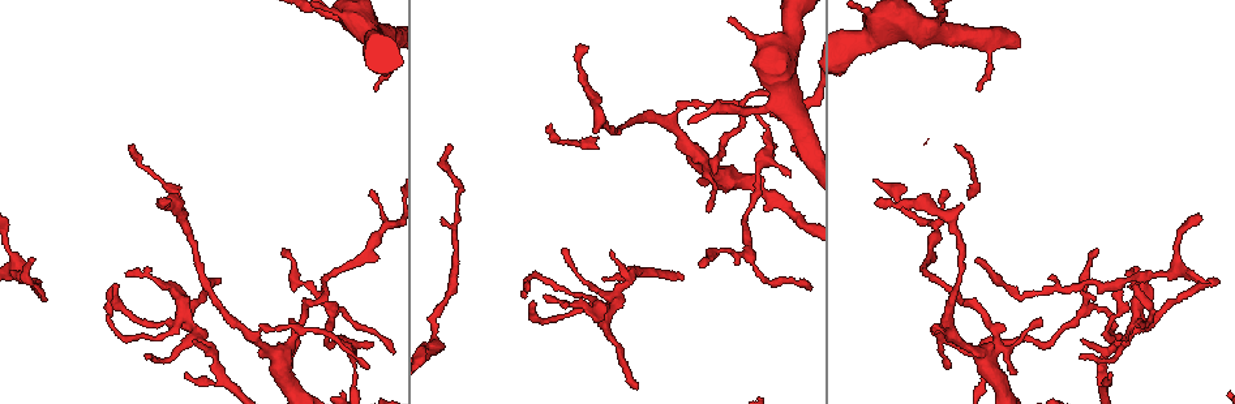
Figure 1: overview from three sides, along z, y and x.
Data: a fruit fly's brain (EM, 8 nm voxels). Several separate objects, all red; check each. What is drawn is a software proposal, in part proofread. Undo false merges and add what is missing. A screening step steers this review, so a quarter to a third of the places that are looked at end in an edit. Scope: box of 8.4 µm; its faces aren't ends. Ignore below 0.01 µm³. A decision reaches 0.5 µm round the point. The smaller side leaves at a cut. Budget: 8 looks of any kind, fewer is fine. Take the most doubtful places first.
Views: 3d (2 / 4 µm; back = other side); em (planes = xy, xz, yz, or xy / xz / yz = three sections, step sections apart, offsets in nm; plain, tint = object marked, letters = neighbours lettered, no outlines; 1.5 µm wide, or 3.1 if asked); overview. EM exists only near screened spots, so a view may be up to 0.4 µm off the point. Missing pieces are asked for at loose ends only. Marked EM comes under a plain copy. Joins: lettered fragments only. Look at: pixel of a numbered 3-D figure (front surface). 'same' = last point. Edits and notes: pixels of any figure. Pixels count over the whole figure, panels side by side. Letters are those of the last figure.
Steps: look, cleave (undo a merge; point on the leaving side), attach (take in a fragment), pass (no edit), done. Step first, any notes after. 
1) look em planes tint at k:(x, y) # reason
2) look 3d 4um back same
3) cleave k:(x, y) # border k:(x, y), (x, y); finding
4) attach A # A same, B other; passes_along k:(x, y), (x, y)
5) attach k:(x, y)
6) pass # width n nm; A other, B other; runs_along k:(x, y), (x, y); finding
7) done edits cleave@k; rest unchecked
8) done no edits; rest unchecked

look 3d 4um at 1:(606, 314) # calibre changes

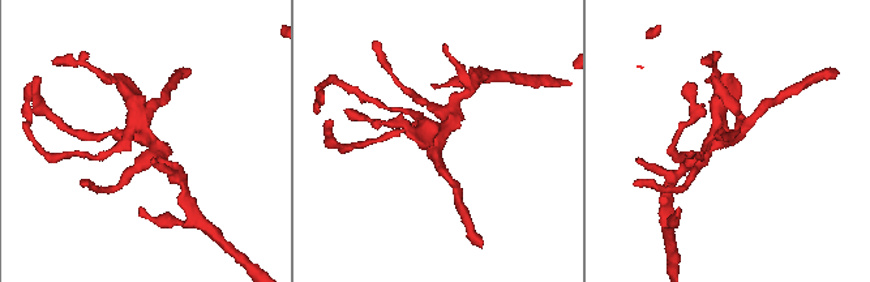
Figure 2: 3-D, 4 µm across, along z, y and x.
look em planes tint at 2:(140, 134) # now the EM

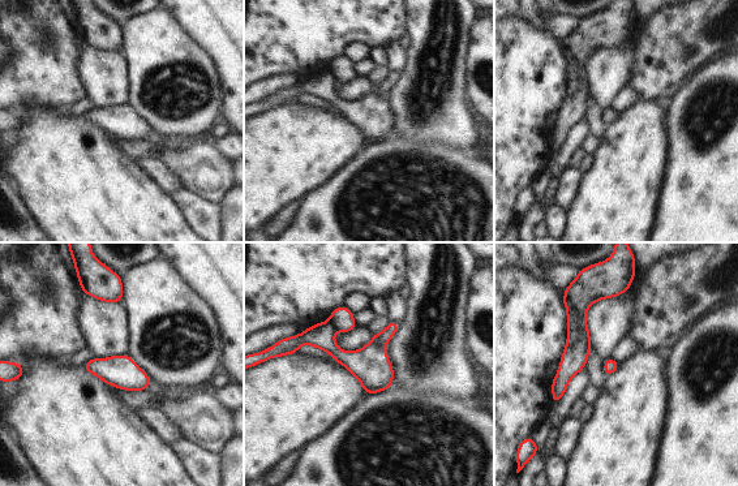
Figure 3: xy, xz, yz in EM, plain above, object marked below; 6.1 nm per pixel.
look em planes letters same

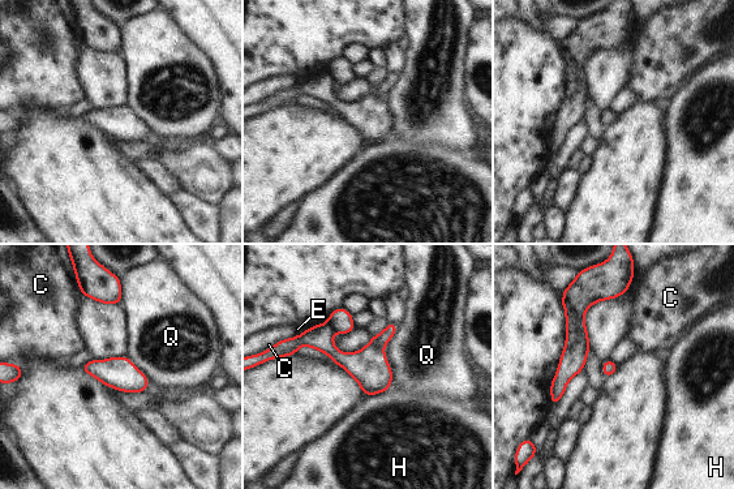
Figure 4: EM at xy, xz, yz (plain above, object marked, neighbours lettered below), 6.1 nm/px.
cleave 4:(369, 367) # C other, E other, H other, Q other; border 4:(369, 344), (382, 348); two neurons meet here

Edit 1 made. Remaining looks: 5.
look em planes letters at 1:(978, 92) # tapers out

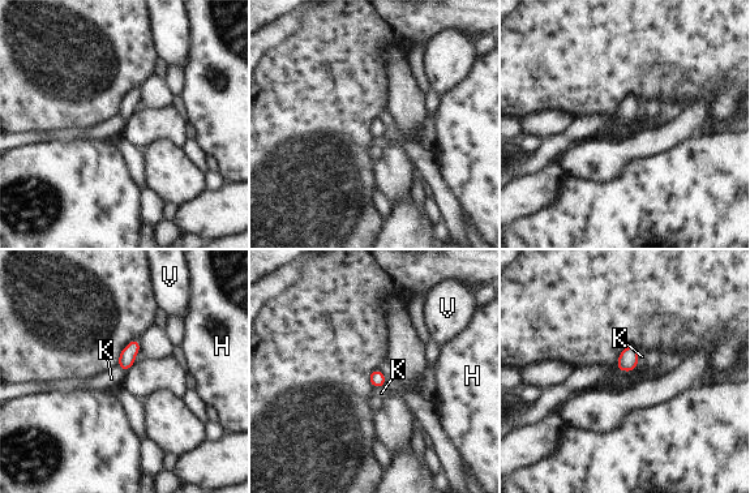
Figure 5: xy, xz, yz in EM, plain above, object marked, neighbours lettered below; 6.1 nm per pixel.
pass # H other, K other, V other; no lettered fragment goes on from it

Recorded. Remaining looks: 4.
look 3d 4um at 1:(978, 258)

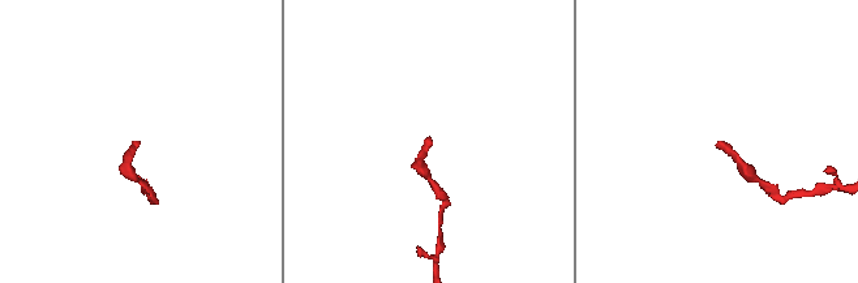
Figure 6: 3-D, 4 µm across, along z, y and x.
look em xy step 4 tint at 6:(138, 142)

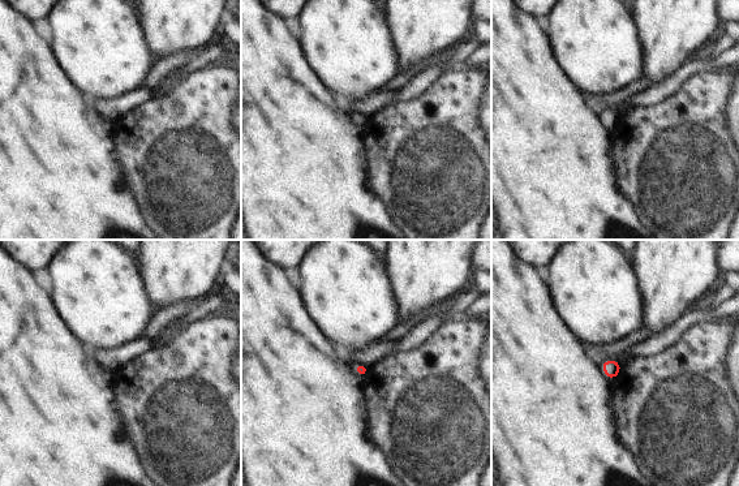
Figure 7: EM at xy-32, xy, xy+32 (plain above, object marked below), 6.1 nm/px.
look em planes letters same # another direction

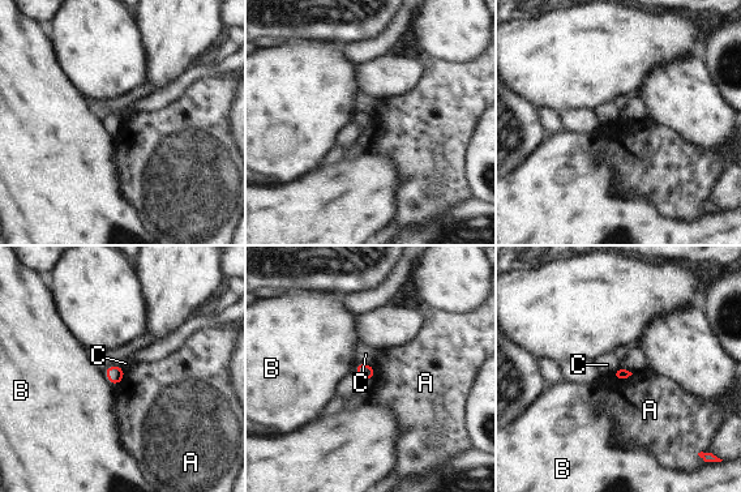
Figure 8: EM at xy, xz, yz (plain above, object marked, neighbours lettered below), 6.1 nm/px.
pass # A other, B other, C other; border 8:(356, 364), (365, 363), (375, 369); none of them fits

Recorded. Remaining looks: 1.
done edits cleave@4; rest unchecked

